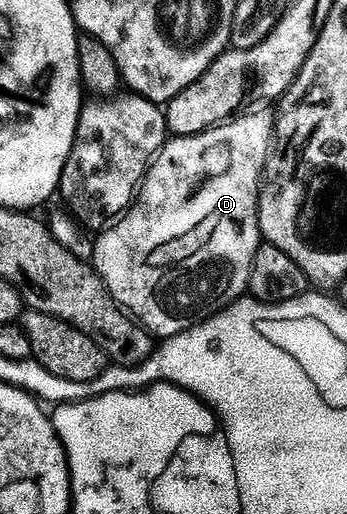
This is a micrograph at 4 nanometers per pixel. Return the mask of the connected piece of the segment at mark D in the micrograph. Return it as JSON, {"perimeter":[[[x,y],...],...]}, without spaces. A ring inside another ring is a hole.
{"perimeter":[[[252,112],[249,116],[244,115],[237,115],[231,122],[218,124],[214,128],[207,128],[204,132],[199,132],[193,136],[172,136],[168,139],[164,143],[164,149],[152,161],[152,167],[148,169],[148,175],[144,177],[144,183],[140,185],[139,193],[132,207],[119,220],[103,229],[97,235],[100,237],[95,237],[90,260],[95,267],[96,273],[104,279],[110,294],[117,300],[120,307],[131,313],[143,327],[152,333],[153,337],[158,338],[158,330],[170,328],[168,324],[172,324],[172,322],[164,314],[164,310],[162,310],[162,306],[158,302],[158,294],[154,294],[156,292],[156,282],[158,282],[158,272],[144,266],[144,262],[148,260],[148,256],[152,254],[154,248],[158,248],[160,244],[164,244],[164,242],[168,242],[168,240],[172,240],[176,236],[180,236],[180,332],[186,332],[189,328],[193,328],[195,324],[199,324],[200,321],[216,315],[217,312],[222,311],[222,309],[234,303],[235,300],[241,299],[248,292],[254,254],[260,249],[262,243],[260,234],[260,189],[266,165],[270,160],[270,149],[274,143],[274,116],[273,113],[268,112]]]}

